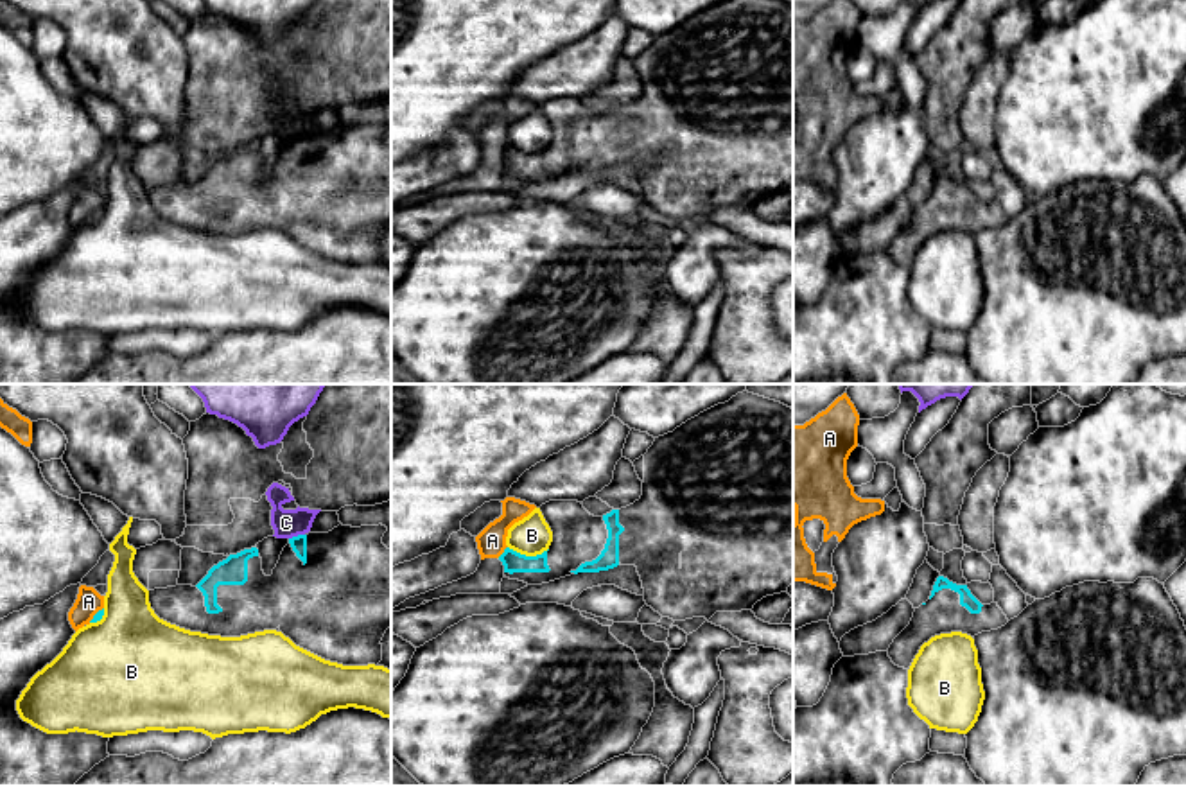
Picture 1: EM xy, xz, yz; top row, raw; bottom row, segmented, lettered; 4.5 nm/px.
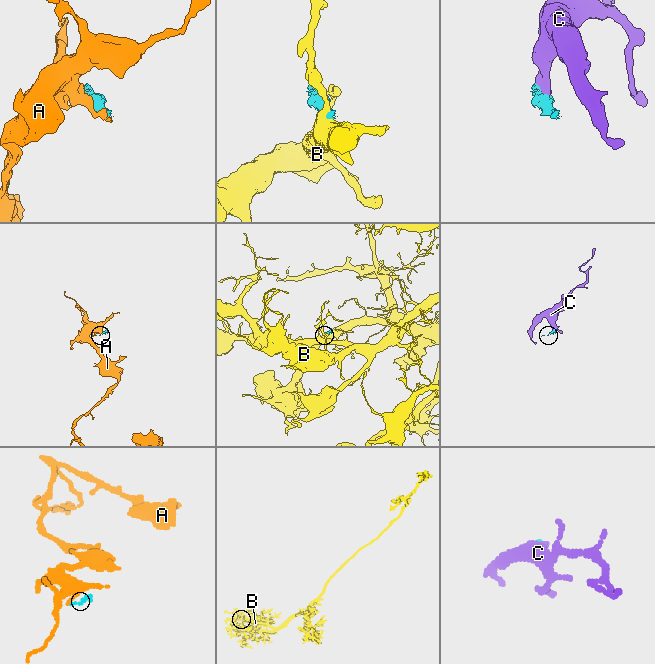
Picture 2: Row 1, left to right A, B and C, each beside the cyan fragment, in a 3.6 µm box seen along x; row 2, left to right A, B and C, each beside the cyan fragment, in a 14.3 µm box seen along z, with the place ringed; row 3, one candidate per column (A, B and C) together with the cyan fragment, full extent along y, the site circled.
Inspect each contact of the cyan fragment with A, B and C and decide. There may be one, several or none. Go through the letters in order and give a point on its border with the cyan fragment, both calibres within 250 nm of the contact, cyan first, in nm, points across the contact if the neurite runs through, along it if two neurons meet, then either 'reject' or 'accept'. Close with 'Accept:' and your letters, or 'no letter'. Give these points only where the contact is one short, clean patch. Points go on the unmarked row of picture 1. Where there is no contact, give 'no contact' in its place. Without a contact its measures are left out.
A: contact xz (505, 149); calibres 100 and 130 nm; border xz (506, 144), (497, 155); reject
B: contact xz (528, 155); calibres 100 and 170 nm; border xz (508, 144), (526, 153), (540, 153), (548, 148); reject
C: contact xy (298, 133); calibres 70 and 130 nm; border xy (304, 131), (289, 137); reject
Accept: no letter

